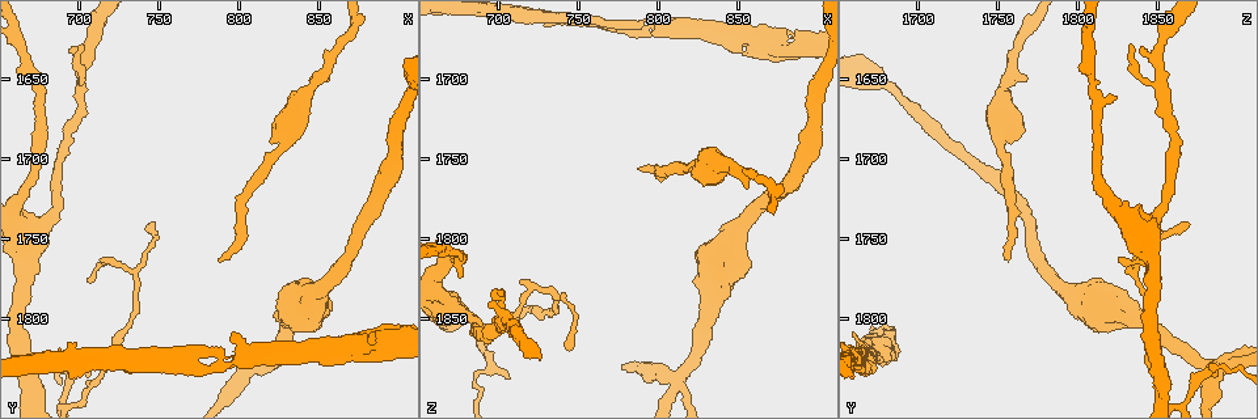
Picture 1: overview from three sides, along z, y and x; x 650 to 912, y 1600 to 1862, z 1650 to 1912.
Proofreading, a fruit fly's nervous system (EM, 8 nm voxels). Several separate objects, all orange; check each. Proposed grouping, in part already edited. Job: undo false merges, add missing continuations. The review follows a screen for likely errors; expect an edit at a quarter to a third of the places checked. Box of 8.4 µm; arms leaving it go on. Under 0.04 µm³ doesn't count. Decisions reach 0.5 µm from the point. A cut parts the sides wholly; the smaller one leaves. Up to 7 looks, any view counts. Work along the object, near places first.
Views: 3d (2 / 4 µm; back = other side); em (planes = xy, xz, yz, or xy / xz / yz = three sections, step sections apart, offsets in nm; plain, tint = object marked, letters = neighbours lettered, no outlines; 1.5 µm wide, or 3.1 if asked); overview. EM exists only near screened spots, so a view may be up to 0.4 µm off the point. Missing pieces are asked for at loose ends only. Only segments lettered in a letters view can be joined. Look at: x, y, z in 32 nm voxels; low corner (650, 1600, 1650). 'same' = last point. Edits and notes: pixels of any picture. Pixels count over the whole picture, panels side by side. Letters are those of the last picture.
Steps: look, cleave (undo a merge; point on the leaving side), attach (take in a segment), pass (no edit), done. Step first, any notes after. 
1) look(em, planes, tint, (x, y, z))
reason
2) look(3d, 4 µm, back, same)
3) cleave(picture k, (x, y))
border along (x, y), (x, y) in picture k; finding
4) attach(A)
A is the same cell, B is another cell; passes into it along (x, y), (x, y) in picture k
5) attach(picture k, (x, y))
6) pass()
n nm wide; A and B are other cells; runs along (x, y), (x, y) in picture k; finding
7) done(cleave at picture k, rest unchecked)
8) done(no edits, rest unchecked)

look(3d, 4 µm, (706, 1834, 1888))
thin end

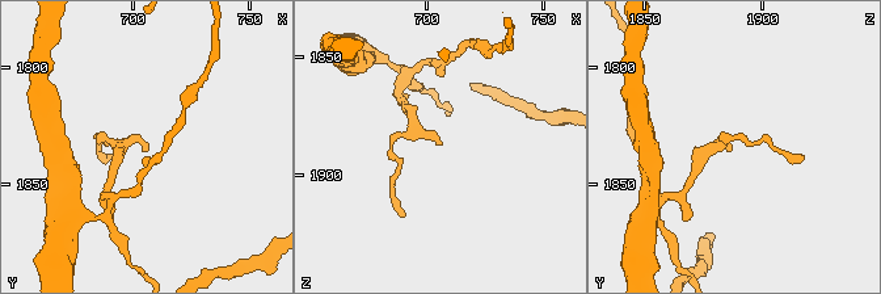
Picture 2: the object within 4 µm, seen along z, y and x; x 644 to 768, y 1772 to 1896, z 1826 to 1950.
look(em, planes, letters, (706, 1834, 1887))
need the tissue

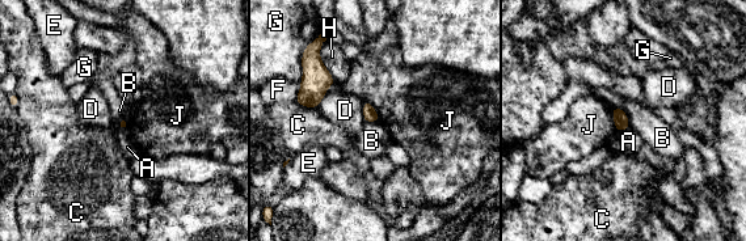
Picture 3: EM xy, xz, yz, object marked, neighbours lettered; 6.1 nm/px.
pass()
A, B, C, D, E, F, G, H and J are other cells; border along (620, 106), (629, 126) in picture 3; none of them fits

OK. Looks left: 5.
look(3d, 2 µm, (812, 1832, 1888))
four or more arms meet

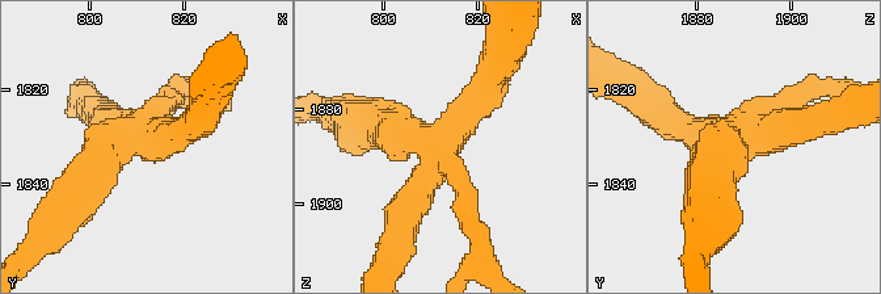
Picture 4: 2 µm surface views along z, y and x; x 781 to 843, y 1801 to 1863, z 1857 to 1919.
look(em, planes, letters, (811, 1830, 1887))
4 arms

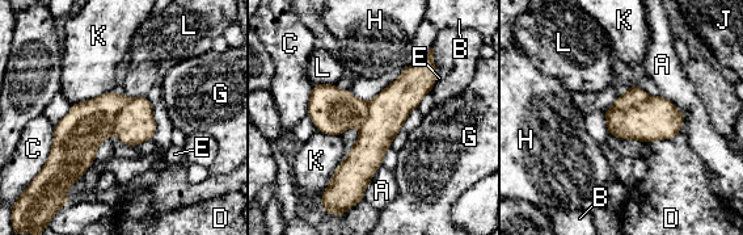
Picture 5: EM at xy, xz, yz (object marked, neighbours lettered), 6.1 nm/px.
cleave(picture 5, (634, 95))
A, B, C, D, E, G, H, J, K and L are other cells; border along (650, 97), (625, 109), (612, 108) in picture 5; a second neuron is stuck on

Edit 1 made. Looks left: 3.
look(3d, 2 µm, (794, 1828, 1670))
narrows sharply

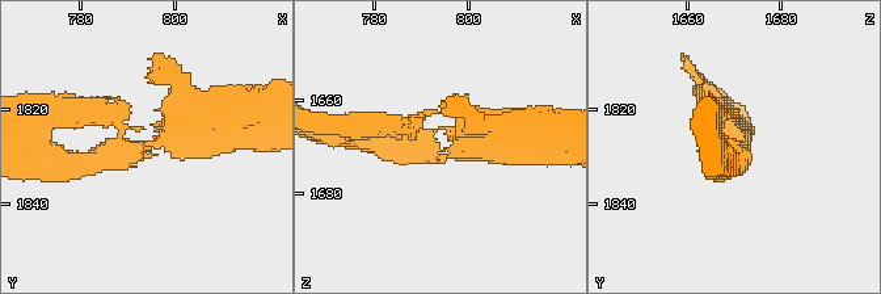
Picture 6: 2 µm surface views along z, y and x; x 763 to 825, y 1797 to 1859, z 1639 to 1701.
look(em, planes, letters, (793, 1829, 1669))

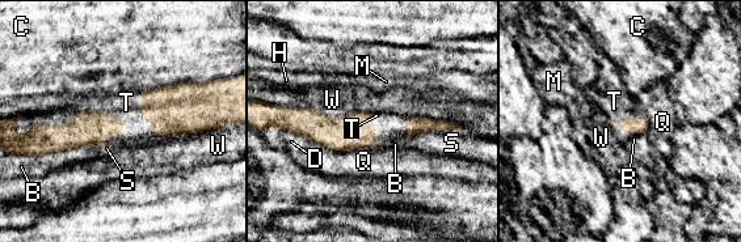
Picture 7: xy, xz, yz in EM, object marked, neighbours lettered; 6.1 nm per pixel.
pass()
B, C, D, H, M, Q, S, T and W are other cells; continuous, no second neuron

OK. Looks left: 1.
done(cleave at picture 5, rest unchecked)

